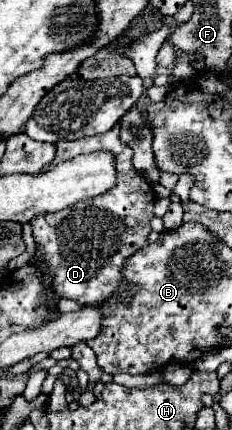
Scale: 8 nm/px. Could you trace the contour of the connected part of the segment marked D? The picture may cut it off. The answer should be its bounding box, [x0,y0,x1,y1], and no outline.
[31,124,155,306]

